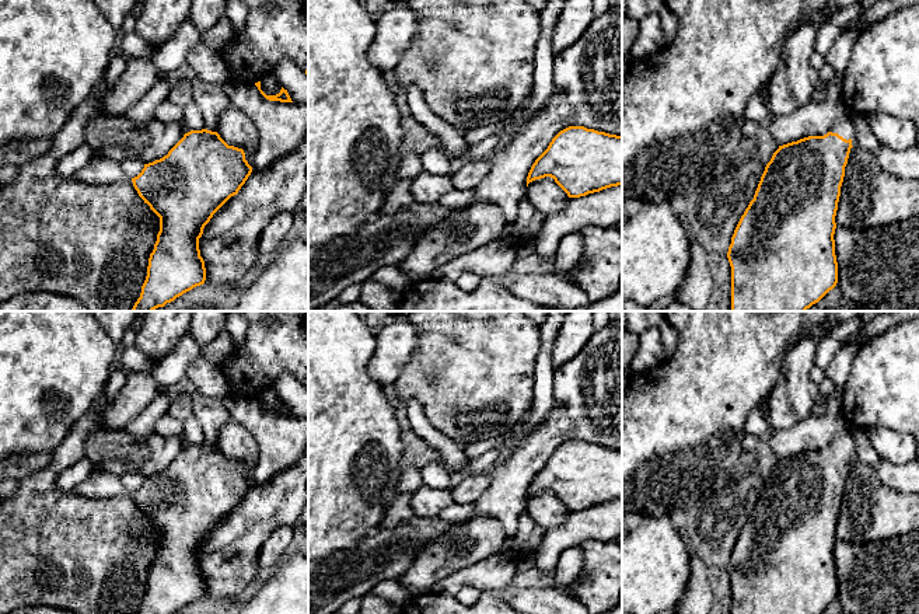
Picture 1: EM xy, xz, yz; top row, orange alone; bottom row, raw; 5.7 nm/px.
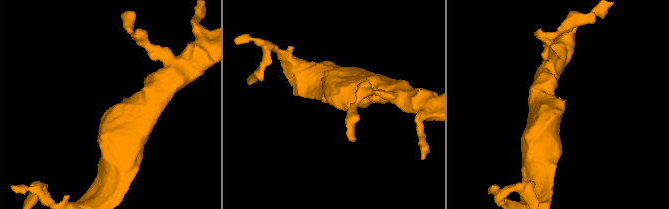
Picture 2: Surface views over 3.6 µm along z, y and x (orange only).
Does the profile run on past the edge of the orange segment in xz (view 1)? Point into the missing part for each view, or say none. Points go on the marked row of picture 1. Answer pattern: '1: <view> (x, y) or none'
1: none

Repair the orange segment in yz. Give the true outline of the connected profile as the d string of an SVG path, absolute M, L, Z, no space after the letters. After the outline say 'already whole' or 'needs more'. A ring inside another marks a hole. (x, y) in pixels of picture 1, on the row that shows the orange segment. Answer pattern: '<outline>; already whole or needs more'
M846 108L827 135L773 153L728 247L731 311L806 311L836 286L835 216L857 116Z; needs more

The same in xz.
M569 126L560 130L535 160L527 186L551 177L569 198L580 198L622 185L622 136Z; already whole

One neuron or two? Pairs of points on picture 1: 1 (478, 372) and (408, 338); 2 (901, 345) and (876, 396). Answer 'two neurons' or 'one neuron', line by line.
1: two neurons
2: one neuron

